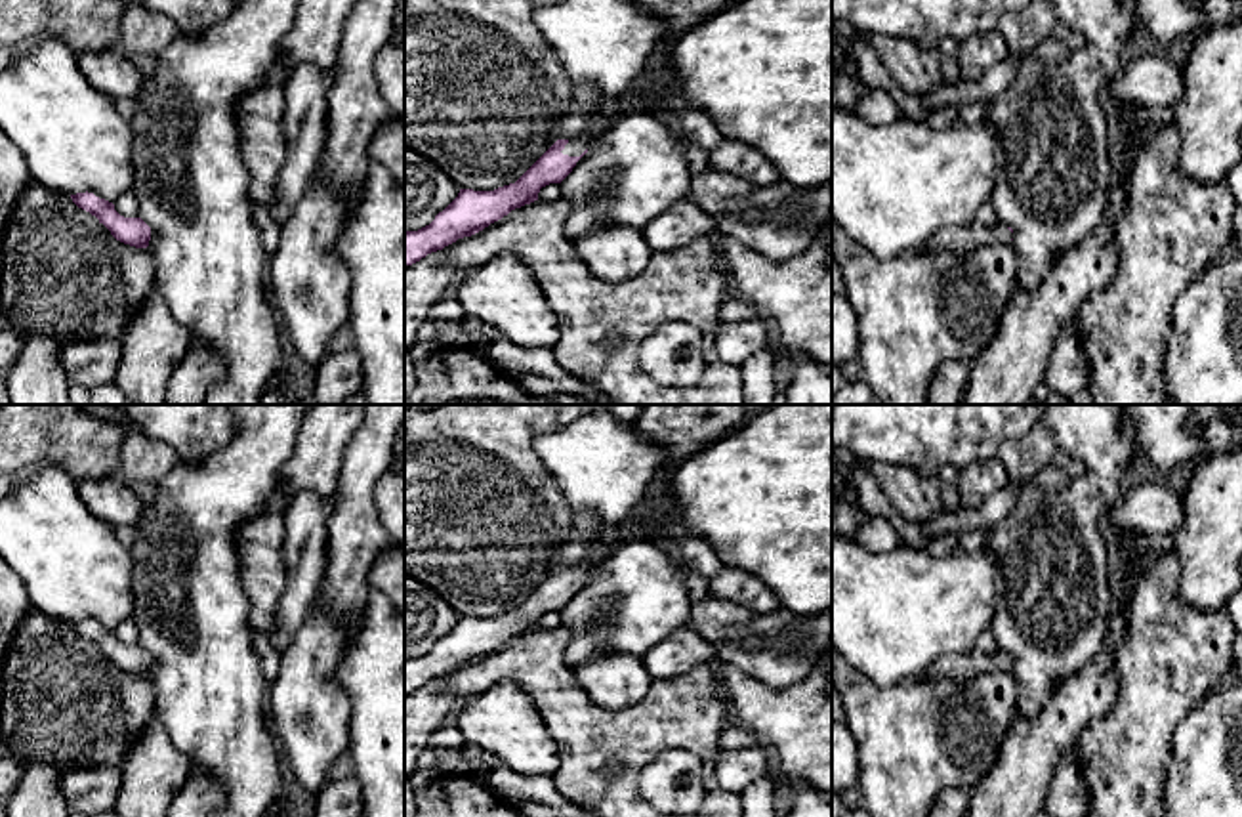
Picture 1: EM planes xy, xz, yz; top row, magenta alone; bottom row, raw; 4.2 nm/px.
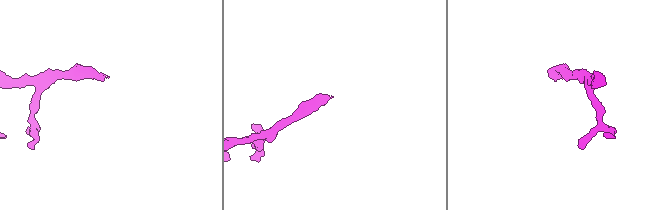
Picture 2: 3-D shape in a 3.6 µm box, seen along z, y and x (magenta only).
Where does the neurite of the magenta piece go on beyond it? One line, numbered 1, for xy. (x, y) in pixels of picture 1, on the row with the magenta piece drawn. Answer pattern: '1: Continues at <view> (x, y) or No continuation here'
1: No continuation here

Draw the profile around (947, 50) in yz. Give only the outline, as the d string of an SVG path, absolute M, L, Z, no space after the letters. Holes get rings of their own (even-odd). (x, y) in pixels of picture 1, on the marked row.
M944 38L937 48L937 53L941 57L941 71L942 71L944 82L960 80L958 48L960 48L960 42L954 38Z

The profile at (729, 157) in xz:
M729 136L708 155L708 168L721 174L733 174L759 187L780 181L778 170L759 151Z

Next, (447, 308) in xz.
M454 290L435 304L433 315L441 321L460 321L466 311L458 305Z

